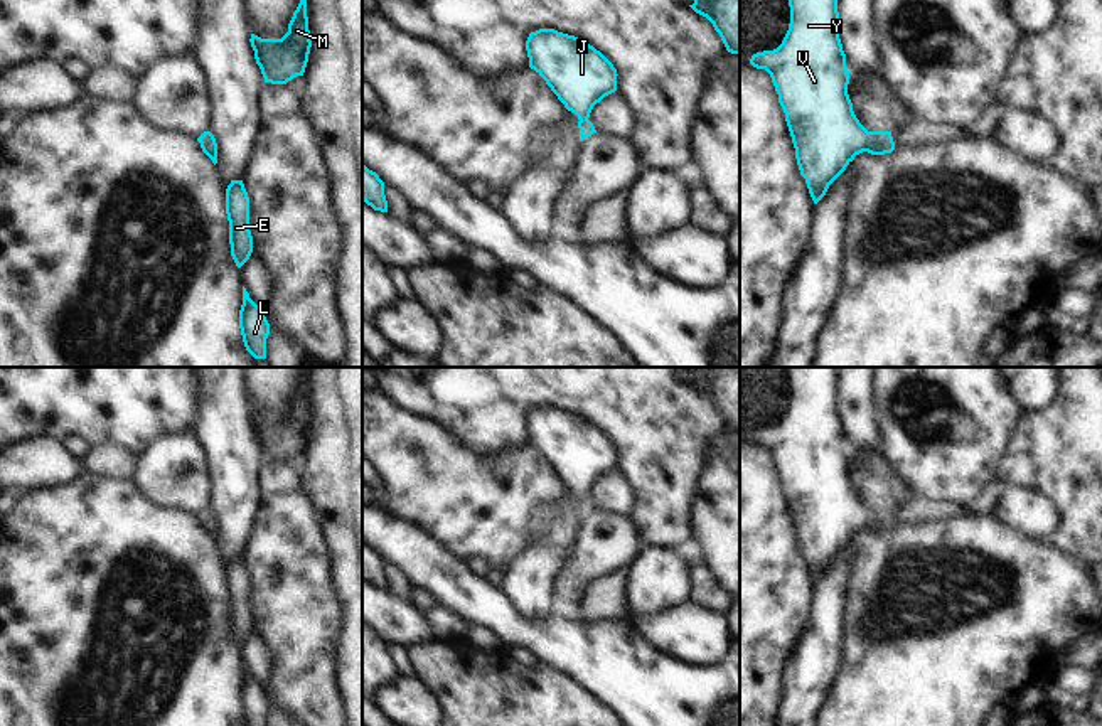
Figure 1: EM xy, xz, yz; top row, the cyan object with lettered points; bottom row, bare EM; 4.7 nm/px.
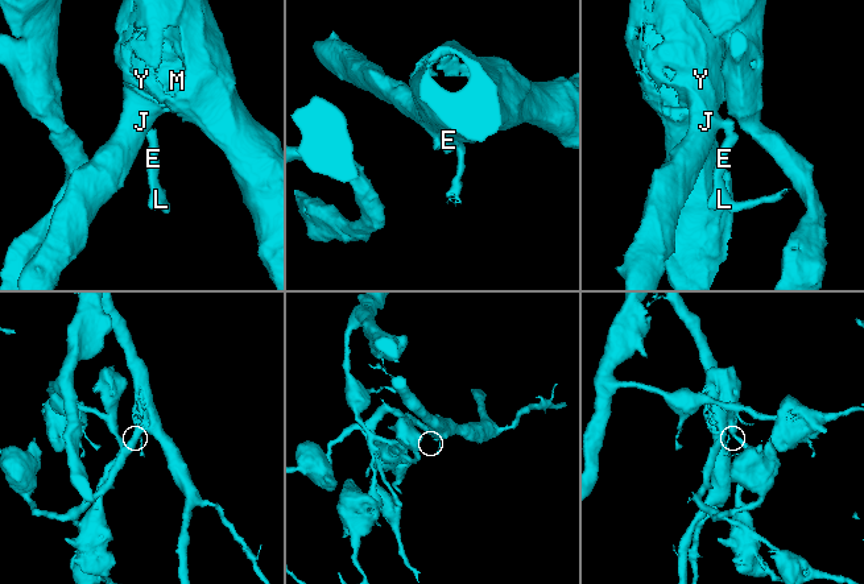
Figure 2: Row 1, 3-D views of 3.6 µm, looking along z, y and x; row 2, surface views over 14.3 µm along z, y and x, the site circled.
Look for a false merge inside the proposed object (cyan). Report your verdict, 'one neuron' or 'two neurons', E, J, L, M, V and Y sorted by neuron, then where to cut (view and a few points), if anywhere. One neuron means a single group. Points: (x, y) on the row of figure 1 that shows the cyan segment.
one neuron | E J L M V Y | no cut

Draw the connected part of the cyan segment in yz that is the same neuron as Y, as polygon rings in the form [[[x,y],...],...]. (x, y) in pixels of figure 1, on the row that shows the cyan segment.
[[[789,0],[789,7],[790,24],[782,44],[773,51],[753,54],[750,64],[765,69],[772,77],[800,175],[817,204],[856,155],[891,153],[895,141],[891,131],[868,131],[853,111],[848,94],[849,71],[839,39],[837,0]]]

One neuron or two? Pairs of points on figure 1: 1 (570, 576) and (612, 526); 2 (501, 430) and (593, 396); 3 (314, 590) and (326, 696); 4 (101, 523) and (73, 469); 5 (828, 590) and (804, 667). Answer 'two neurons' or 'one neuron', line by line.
1: one neuron
2: one neuron
3: one neuron
4: two neurons
5: one neuron

